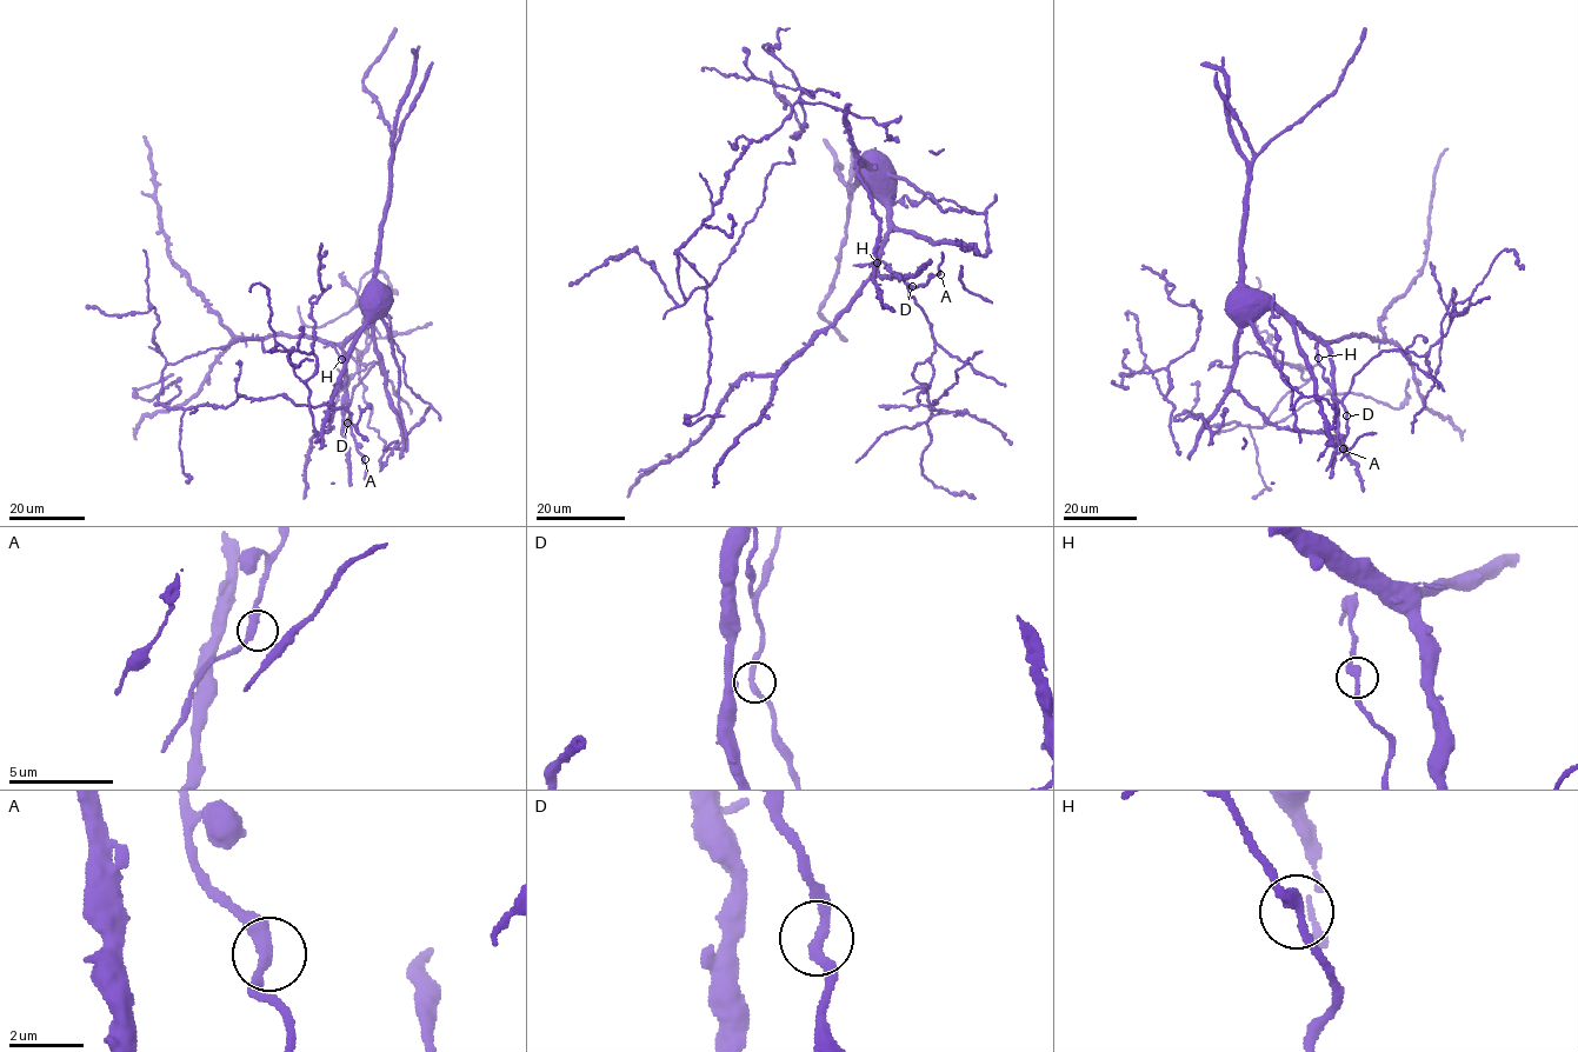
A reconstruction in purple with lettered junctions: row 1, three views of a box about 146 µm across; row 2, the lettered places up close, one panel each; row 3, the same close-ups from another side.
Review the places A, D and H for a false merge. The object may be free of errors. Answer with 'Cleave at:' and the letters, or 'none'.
Cleave at: none

